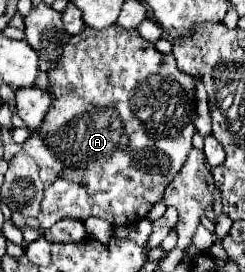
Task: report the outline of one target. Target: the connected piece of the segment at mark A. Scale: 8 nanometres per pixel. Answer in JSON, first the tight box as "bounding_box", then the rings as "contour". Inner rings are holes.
{"bounding_box":[23,26,195,230],"contour":[[[117,26],[105,30],[85,28],[73,36],[47,76],[47,92],[53,92],[51,108],[39,132],[23,144],[23,150],[37,160],[45,188],[37,216],[39,226],[49,230],[61,218],[85,220],[89,216],[103,218],[113,226],[125,226],[129,218],[145,218],[189,156],[191,136],[195,134],[193,78],[177,70],[173,54],[161,54],[139,32]]]}

